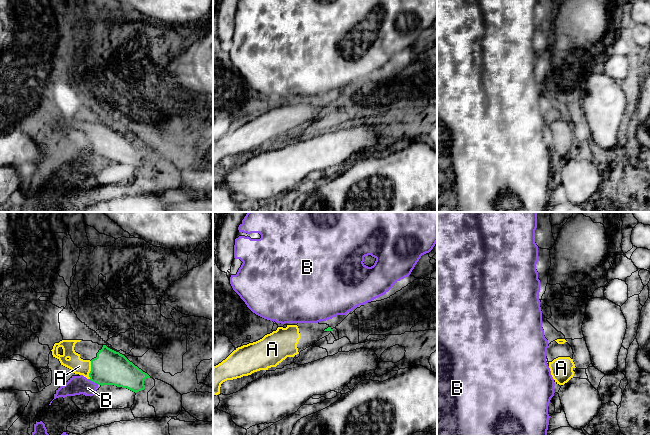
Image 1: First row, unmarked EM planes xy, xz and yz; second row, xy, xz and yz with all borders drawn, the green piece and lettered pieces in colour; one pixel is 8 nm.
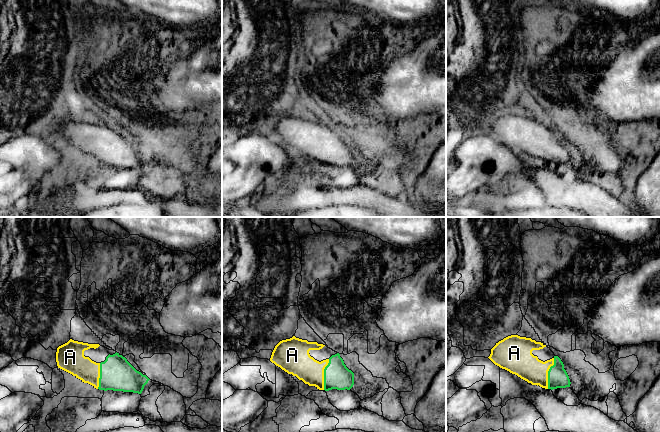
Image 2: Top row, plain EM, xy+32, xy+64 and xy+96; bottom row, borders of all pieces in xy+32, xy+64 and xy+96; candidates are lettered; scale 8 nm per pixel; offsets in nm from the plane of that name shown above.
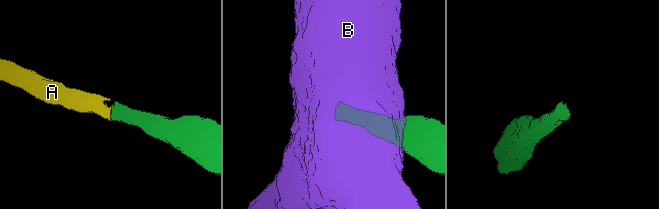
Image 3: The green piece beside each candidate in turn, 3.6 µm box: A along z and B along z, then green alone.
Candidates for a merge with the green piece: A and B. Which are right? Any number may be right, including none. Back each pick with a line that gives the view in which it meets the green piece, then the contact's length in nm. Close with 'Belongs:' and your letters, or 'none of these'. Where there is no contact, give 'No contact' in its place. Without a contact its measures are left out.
A: Touches green in xy. Shared border 150 nm
Belongs: A

